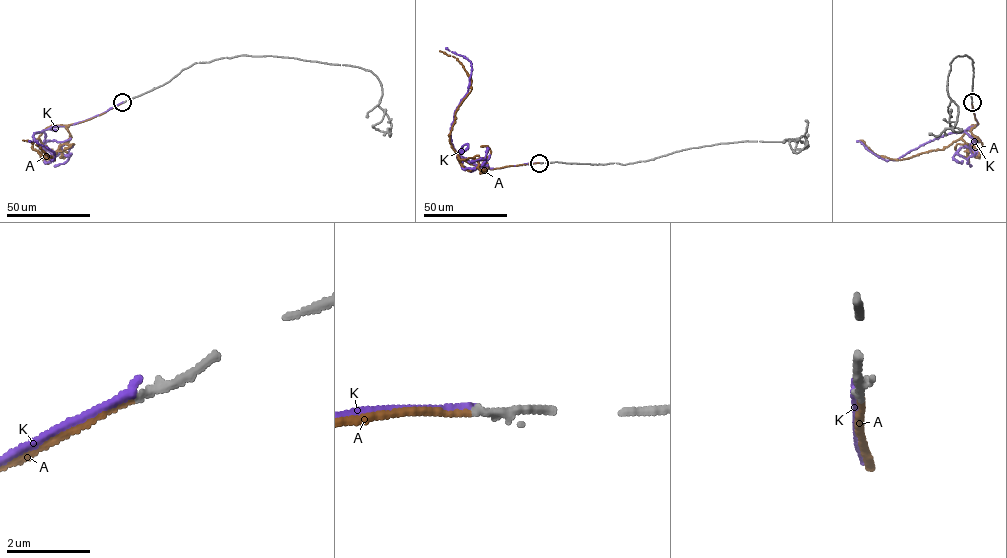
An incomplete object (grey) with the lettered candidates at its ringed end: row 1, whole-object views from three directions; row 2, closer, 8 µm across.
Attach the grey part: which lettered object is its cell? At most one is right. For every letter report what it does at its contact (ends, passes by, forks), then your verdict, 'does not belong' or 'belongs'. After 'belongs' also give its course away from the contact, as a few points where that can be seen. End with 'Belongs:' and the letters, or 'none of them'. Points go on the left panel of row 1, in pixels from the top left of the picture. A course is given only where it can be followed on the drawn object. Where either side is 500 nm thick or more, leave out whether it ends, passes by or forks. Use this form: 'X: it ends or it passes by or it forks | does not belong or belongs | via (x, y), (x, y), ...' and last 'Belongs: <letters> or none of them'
A: it ends | belongs | via (122, 103), (81, 122), (52, 125), (44, 130), (32, 148), (54, 160), (39, 147), (23, 140)
K: it ends | does not belong
Belongs: A

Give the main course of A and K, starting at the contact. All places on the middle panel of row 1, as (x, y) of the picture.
A: (539, 162), (490, 169), (461, 159), (449, 134), (456, 109), (471, 91), (471, 77), (456, 58), (440, 50)
K: (539, 162), (486, 168), (456, 152), (450, 129), (454, 111), (467, 93), (472, 66), (466, 58), (445, 48)

